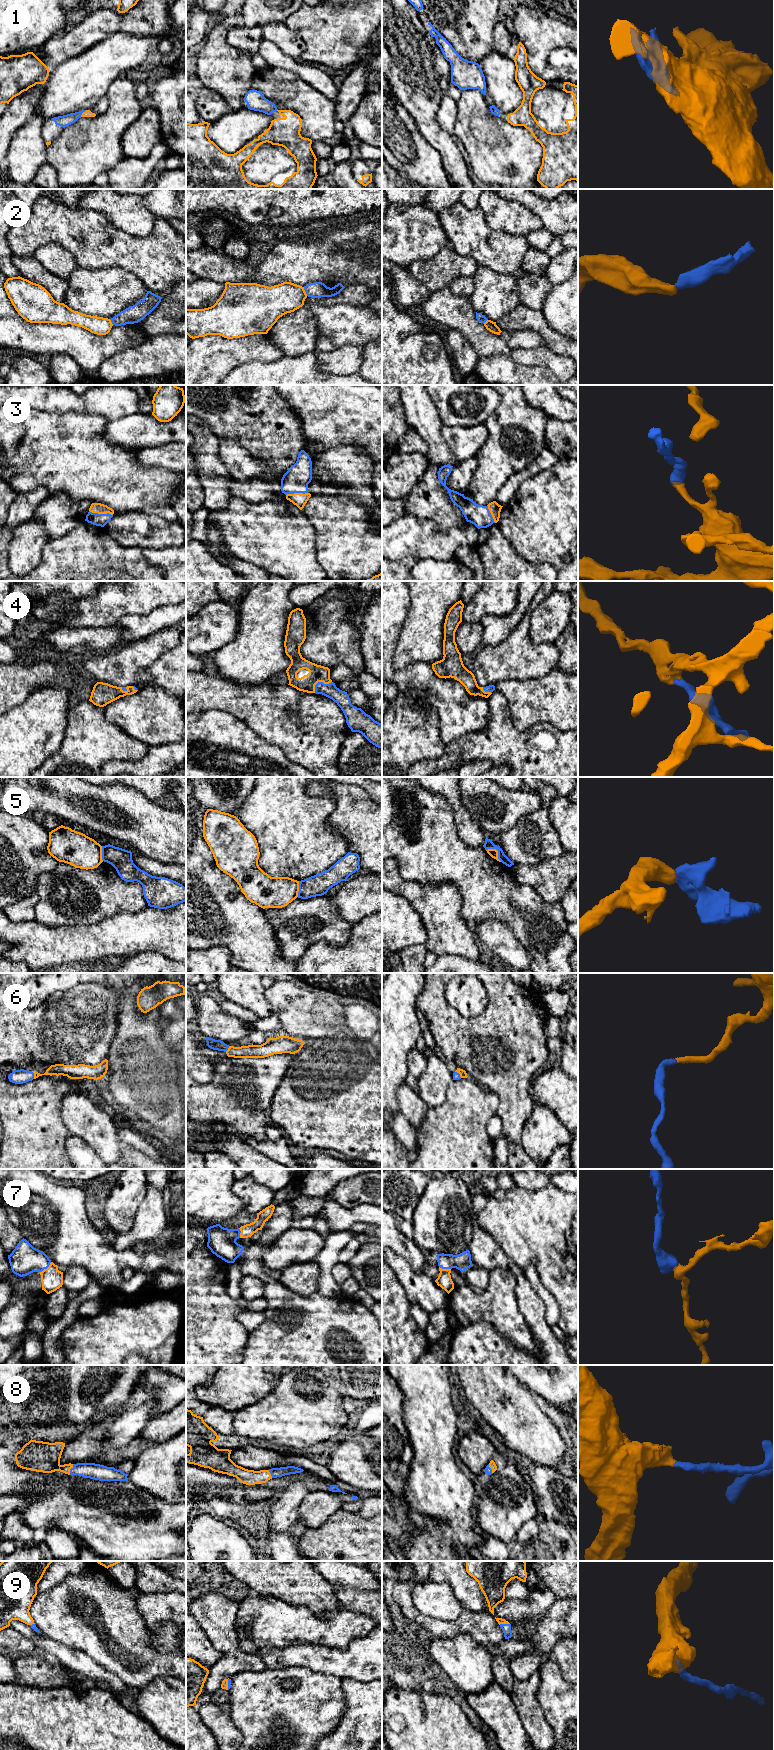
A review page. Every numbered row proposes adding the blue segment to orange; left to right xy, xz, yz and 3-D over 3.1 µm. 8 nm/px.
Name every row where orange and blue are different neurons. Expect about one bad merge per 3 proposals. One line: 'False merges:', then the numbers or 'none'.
False merges: 2, 5

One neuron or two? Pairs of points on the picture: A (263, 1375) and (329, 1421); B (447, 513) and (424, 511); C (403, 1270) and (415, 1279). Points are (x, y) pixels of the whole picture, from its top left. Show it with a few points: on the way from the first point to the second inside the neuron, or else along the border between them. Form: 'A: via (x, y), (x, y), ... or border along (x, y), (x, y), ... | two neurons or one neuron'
A: border along (282, 1375), (277, 1385), (265, 1397), (259, 1400) | two neurons
B: via (441, 511), (430, 511) | one neuron
C: via (406, 1273), (412, 1278) | one neuron

